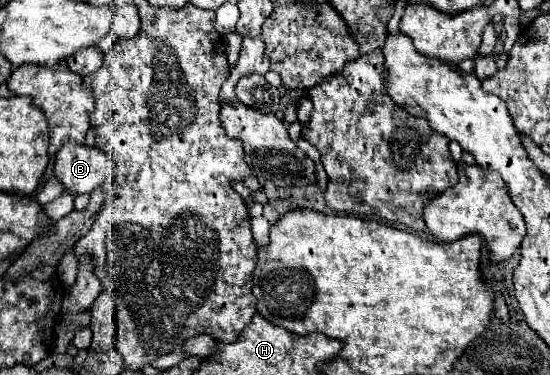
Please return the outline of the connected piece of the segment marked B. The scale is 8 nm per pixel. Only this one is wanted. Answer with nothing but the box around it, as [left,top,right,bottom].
[54,140,114,194]

